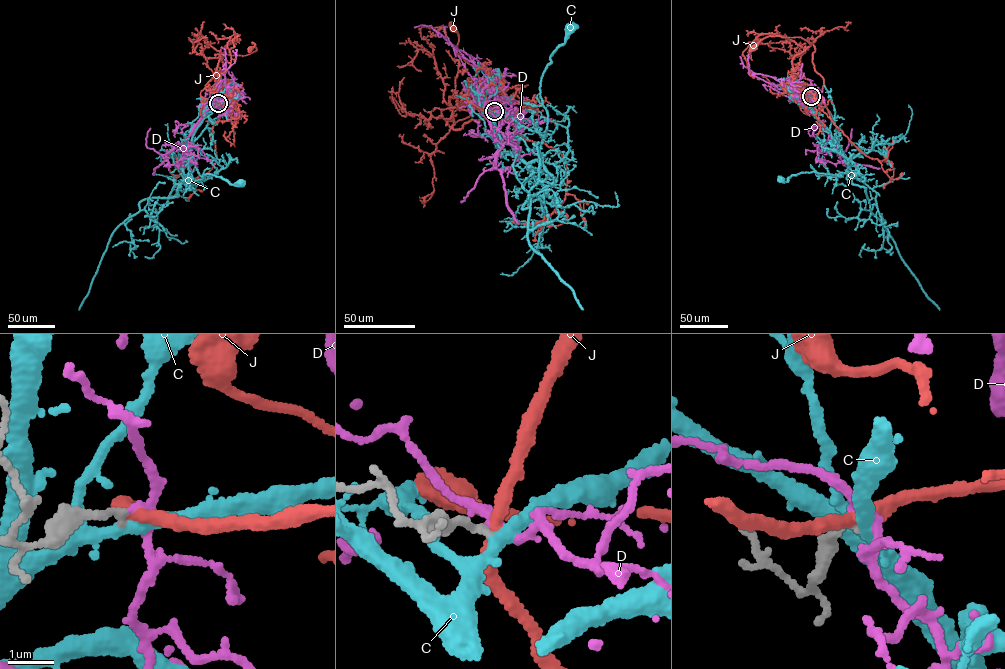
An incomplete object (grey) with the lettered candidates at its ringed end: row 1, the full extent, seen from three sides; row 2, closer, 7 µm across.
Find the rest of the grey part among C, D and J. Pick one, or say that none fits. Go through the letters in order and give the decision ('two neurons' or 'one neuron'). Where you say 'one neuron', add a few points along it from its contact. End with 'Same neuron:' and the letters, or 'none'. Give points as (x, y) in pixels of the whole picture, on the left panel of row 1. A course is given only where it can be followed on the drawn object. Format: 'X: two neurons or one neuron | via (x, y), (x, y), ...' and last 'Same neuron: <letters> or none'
C: two neurons
D: one neuron | via (218, 104), (206, 108), (188, 138), (166, 156), (178, 165), (180, 160), (196, 163), (193, 157)
J: two neurons
Same neuron: D

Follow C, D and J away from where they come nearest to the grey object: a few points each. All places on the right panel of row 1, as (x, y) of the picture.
C: (812, 97), (814, 113), (847, 159), (847, 171), (835, 175), (802, 172), (792, 175), (787, 181), (780, 179)
D: (811, 96), (814, 100), (809, 109), (830, 134), (845, 162), (817, 161), (816, 156)
J: (812, 96), (819, 96), (824, 83), (812, 62), (814, 45), (801, 37), (771, 36), (763, 38), (754, 47)

